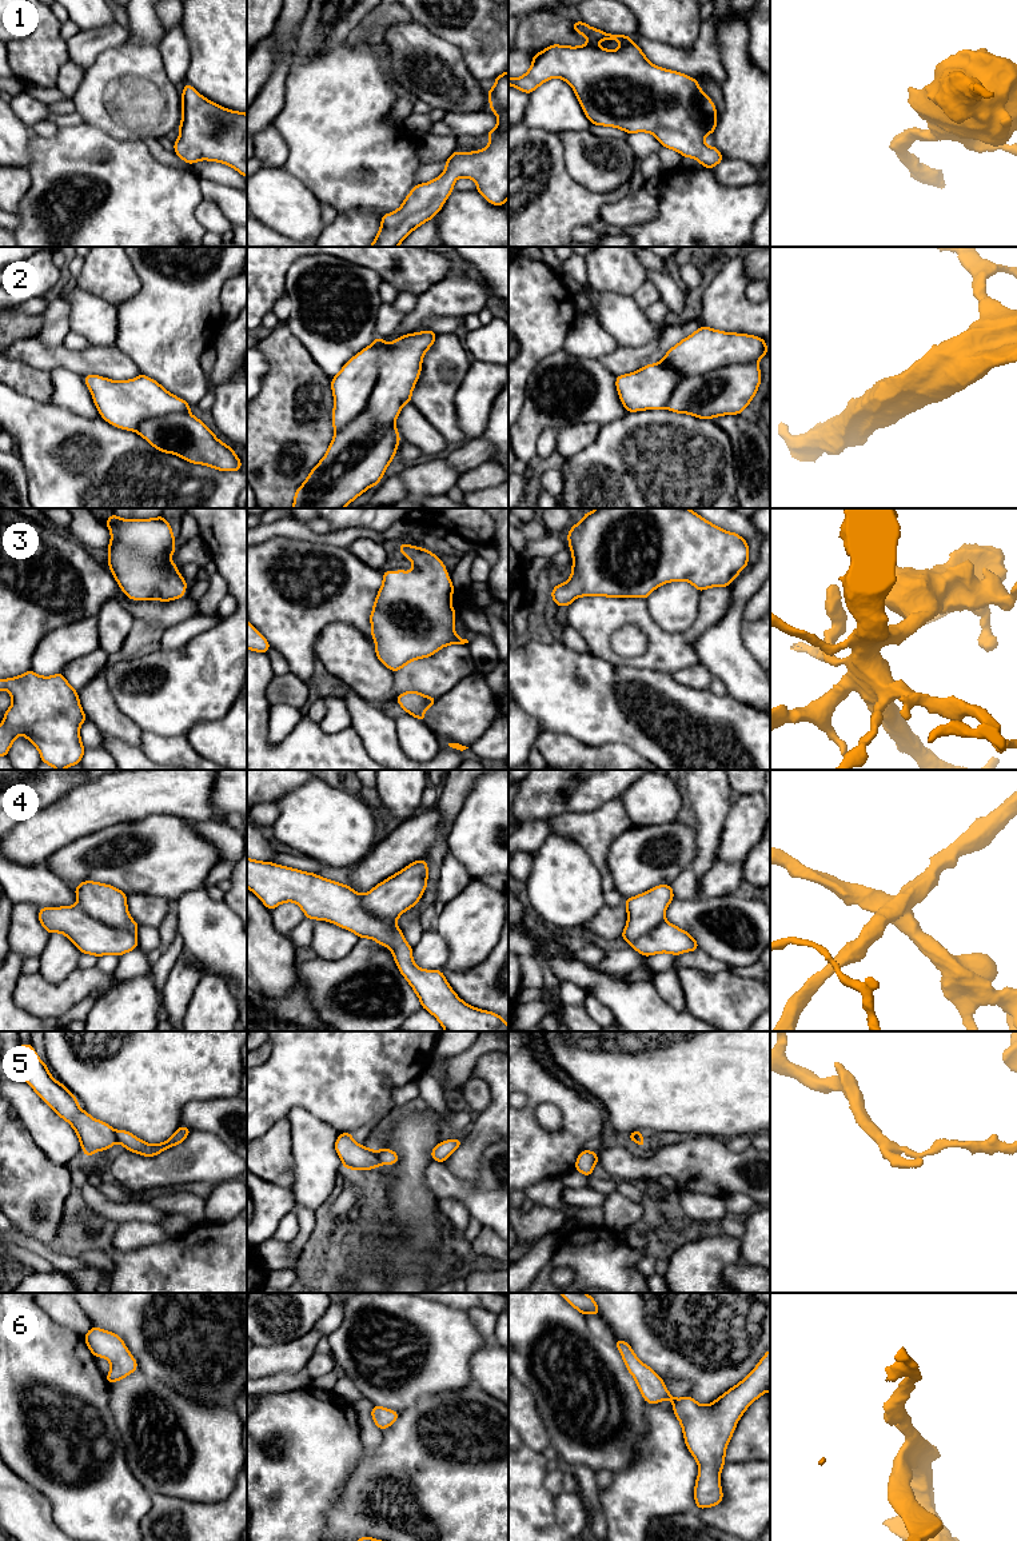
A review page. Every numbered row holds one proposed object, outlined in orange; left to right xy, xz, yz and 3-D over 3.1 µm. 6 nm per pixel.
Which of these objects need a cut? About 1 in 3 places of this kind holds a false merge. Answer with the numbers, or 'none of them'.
4, 5

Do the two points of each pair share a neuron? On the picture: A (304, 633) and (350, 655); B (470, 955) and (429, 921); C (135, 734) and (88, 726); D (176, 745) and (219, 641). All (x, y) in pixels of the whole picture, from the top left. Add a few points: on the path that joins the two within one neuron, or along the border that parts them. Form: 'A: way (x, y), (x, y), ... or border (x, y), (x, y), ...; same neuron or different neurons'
A: border (343, 622), (328, 623), (320, 631), (315, 658); different neurons
B: border (439, 914), (439, 922), (435, 929); different neurons
C: border (87, 718), (102, 733); different neurons
D: border (150, 731), (167, 737), (186, 735); different neurons

